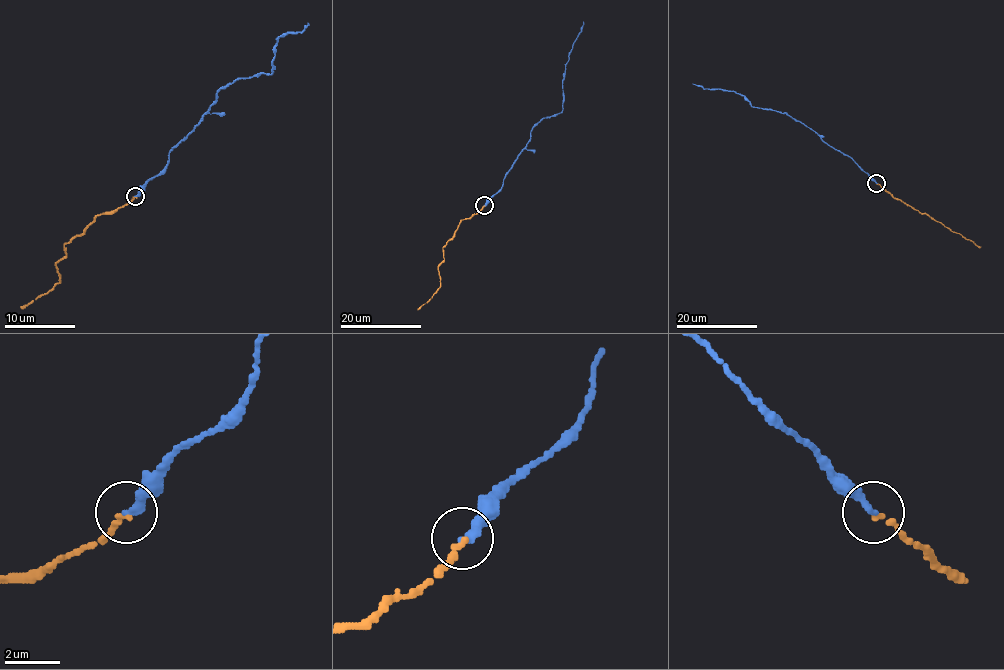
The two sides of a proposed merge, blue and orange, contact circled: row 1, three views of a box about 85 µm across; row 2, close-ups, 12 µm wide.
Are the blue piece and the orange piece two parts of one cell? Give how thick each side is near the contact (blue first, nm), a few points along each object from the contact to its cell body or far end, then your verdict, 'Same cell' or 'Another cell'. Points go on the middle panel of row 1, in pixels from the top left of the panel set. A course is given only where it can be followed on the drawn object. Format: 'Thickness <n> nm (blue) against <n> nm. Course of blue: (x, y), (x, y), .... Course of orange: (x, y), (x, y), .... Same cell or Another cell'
Thickness 320 nm (blue) against 190 nm. Course of blue: (483, 205), (502, 187), (506, 174), (530, 138), (531, 129), (543, 118), (562, 111), (565, 65), (583, 21). Course of orange: (483, 205), (475, 214), (462, 219), (443, 248), (444, 260), (438, 267), (440, 287), (417, 310). Same cell

